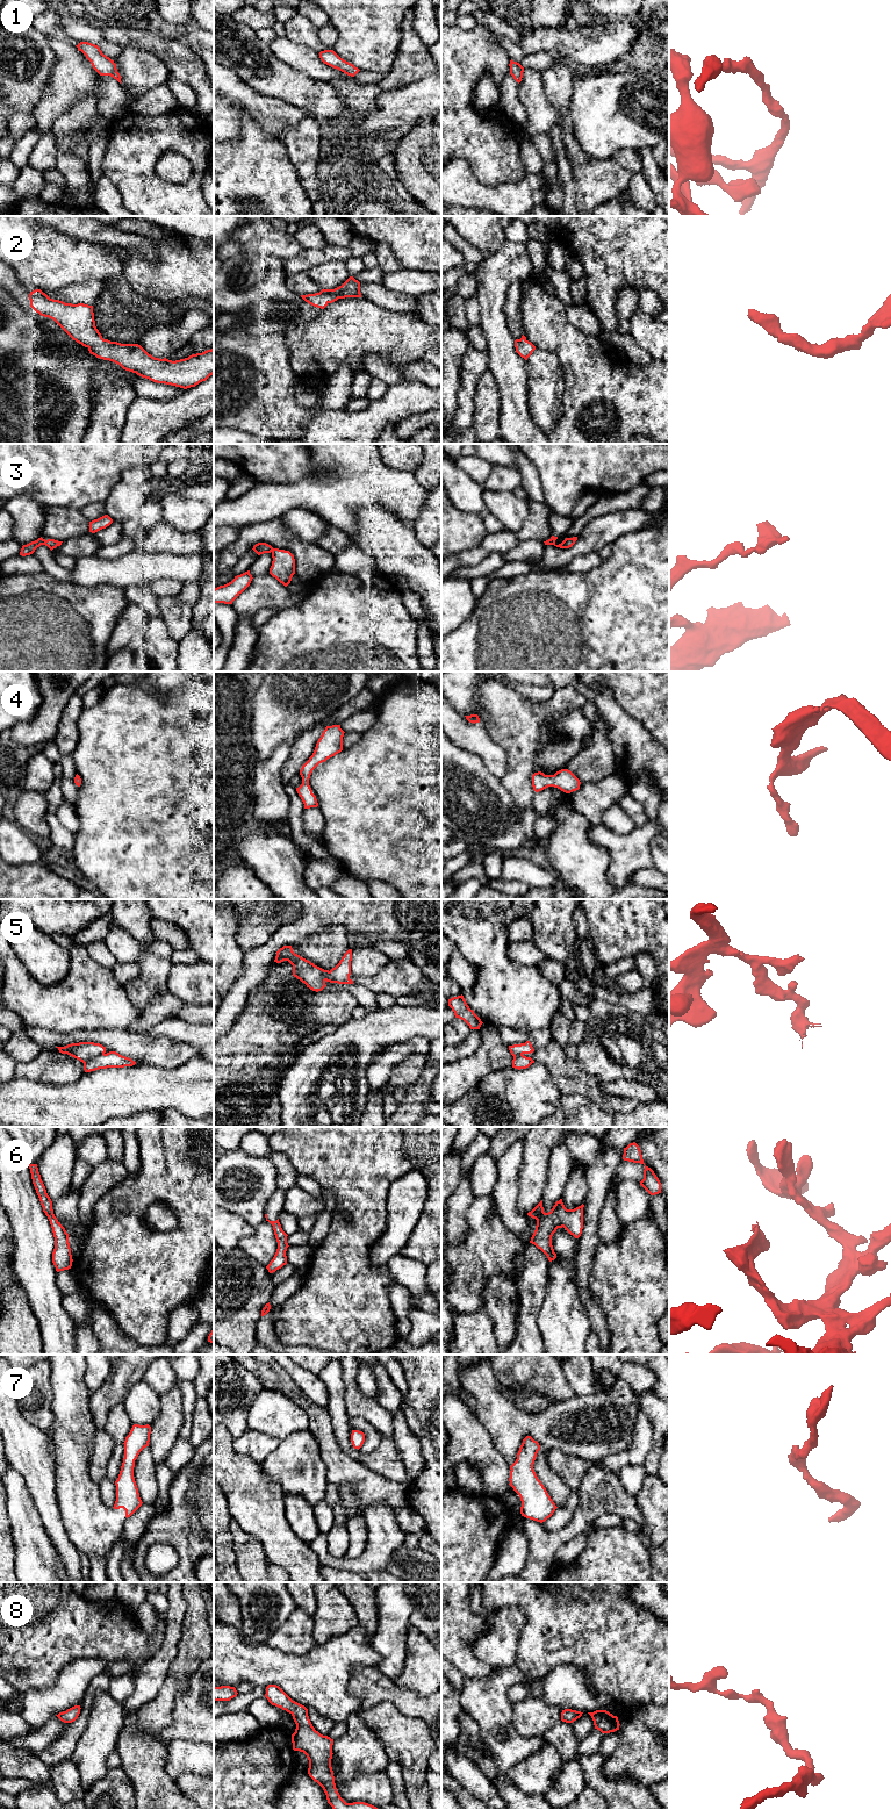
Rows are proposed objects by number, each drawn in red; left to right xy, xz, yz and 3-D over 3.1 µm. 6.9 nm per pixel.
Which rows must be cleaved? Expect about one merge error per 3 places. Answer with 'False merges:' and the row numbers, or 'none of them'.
False merges: 5

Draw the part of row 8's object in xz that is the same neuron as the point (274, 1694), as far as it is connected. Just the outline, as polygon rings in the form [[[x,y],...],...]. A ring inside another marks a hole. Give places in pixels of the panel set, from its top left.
[[[268,1685],[265,1697],[272,1705],[286,1710],[296,1724],[292,1734],[293,1750],[303,1752],[309,1760],[308,1774],[317,1782],[326,1795],[328,1803],[333,1810],[378,1810],[365,1802],[346,1803],[339,1795],[331,1767],[333,1739],[321,1734],[312,1726],[308,1709],[293,1701],[279,1686]]]

